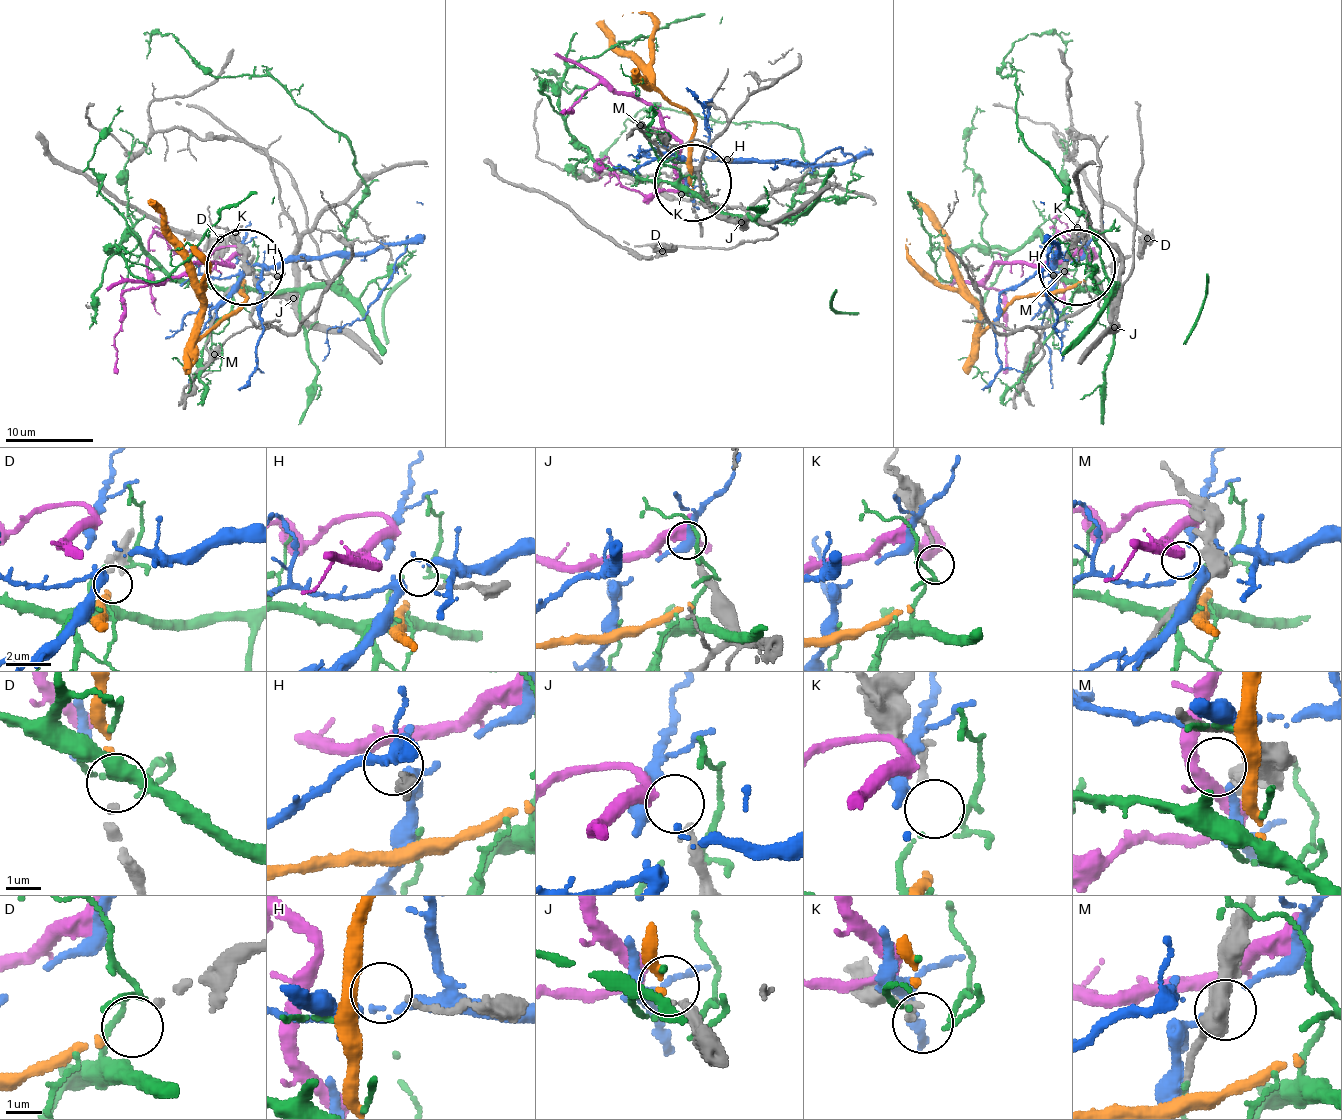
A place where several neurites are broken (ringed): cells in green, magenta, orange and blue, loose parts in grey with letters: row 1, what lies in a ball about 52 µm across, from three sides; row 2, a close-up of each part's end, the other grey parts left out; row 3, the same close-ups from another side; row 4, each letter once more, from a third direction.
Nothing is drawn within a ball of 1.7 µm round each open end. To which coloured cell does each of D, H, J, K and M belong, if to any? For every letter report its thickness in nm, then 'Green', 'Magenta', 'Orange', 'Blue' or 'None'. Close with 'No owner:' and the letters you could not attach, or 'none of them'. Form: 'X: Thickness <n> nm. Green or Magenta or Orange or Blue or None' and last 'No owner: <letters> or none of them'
D: Thickness 180 nm. Orange
H: Thickness 140 nm. None
J: Thickness 240 nm. Magenta
K: Thickness 160 nm. Green
M: Thickness 400 nm. None
No owner: H, M

